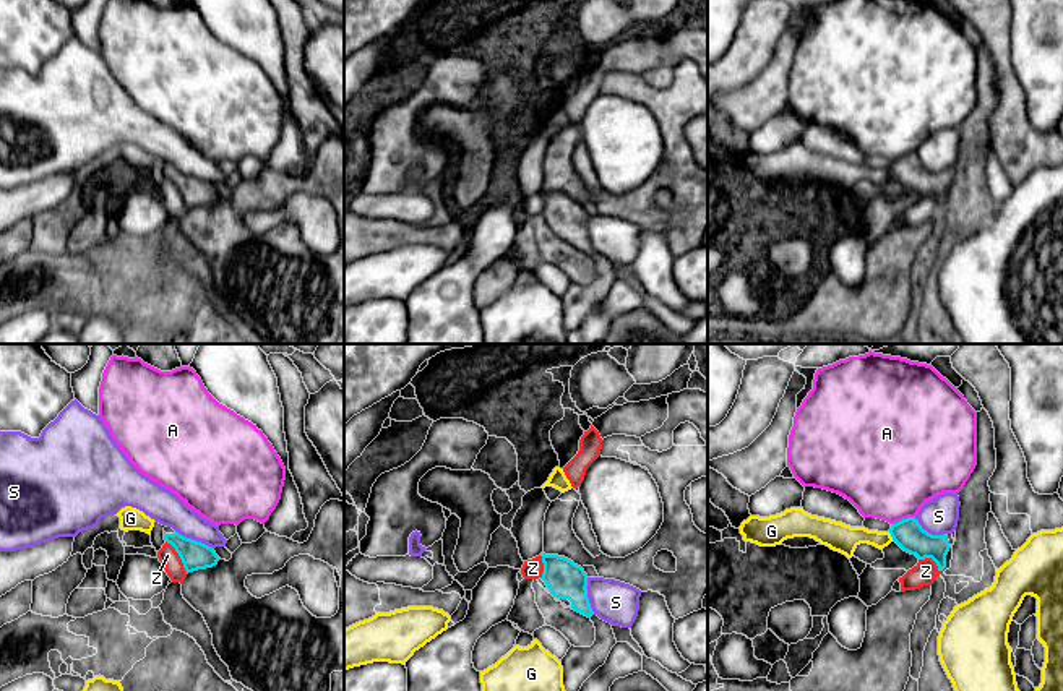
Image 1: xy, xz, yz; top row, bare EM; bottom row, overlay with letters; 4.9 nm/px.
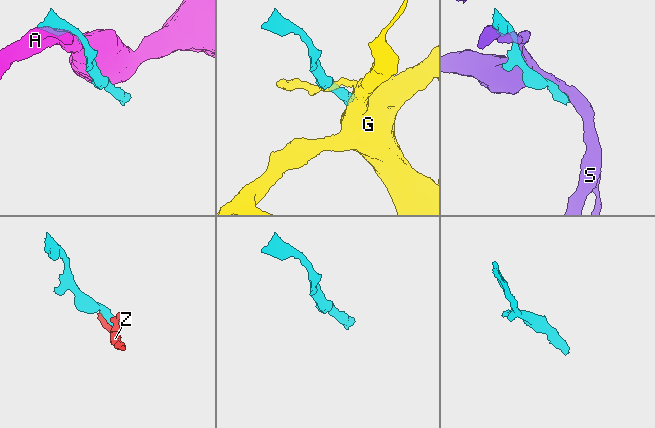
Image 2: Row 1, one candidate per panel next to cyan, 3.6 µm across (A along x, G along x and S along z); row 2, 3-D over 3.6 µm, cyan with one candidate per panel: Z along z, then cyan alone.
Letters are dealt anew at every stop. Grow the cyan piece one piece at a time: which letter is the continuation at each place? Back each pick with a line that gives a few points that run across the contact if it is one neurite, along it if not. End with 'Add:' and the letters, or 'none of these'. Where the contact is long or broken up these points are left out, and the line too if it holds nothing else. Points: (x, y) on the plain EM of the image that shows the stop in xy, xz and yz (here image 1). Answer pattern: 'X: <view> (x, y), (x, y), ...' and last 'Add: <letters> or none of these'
Add: none of these

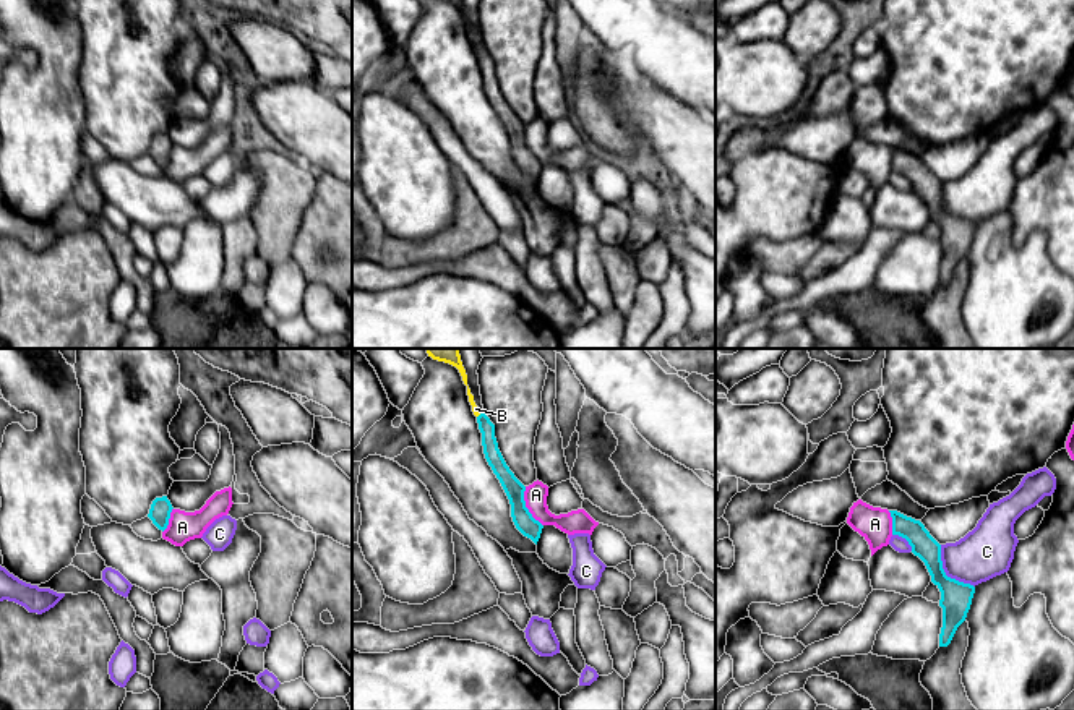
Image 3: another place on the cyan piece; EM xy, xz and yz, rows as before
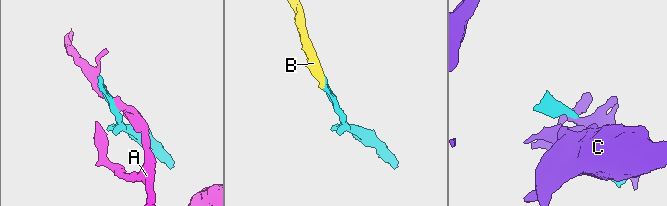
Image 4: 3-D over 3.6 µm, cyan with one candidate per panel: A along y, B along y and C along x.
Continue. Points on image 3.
B: xz (487, 65), (481, 51), (476, 46)
Add: B

